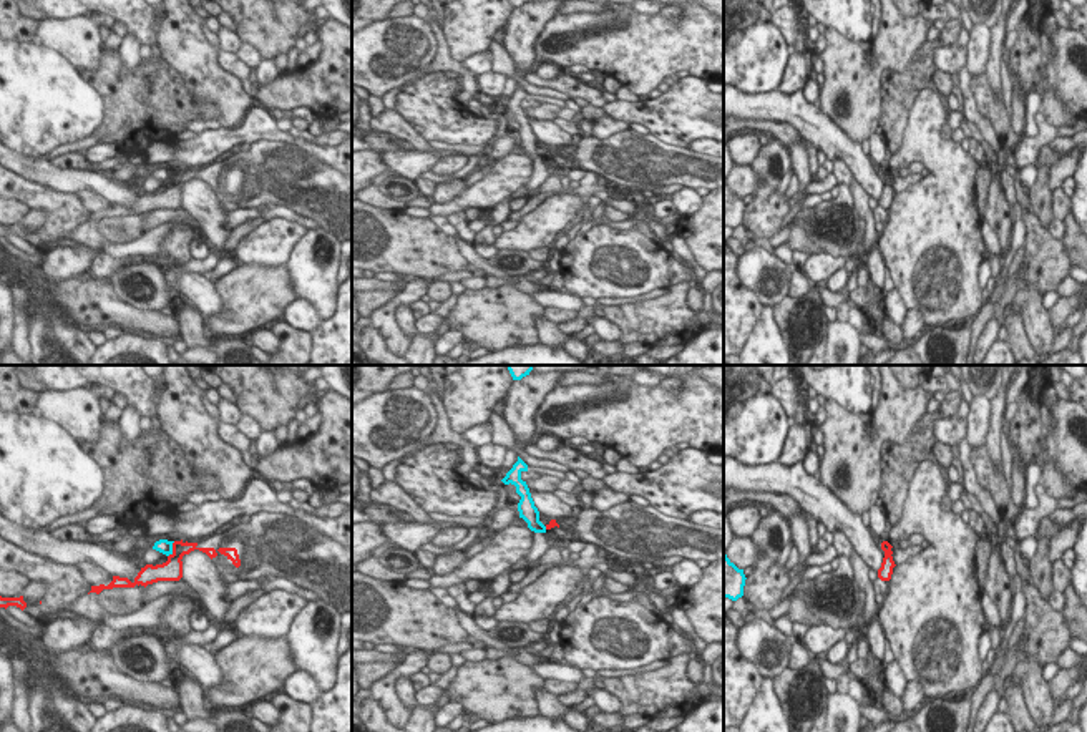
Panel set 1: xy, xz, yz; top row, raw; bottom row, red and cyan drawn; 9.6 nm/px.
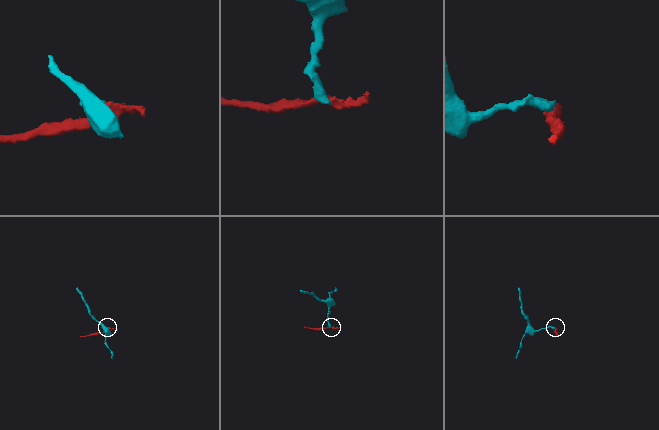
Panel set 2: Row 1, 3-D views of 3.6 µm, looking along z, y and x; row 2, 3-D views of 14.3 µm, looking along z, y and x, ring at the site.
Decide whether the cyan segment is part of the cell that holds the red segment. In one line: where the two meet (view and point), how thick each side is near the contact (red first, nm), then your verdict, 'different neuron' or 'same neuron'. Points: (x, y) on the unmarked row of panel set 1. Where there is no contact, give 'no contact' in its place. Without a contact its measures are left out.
xy (173, 178) | 200/140 nm | different neuron

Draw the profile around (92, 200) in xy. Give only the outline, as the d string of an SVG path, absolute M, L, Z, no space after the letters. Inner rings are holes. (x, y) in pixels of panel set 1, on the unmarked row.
M83 191L80 193L80 198L93 214L108 214L113 209L113 204L96 191Z

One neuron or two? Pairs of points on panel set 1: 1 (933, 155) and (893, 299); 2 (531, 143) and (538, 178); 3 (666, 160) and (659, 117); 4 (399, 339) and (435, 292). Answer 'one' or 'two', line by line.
1: two
2: one
3: two
4: two

